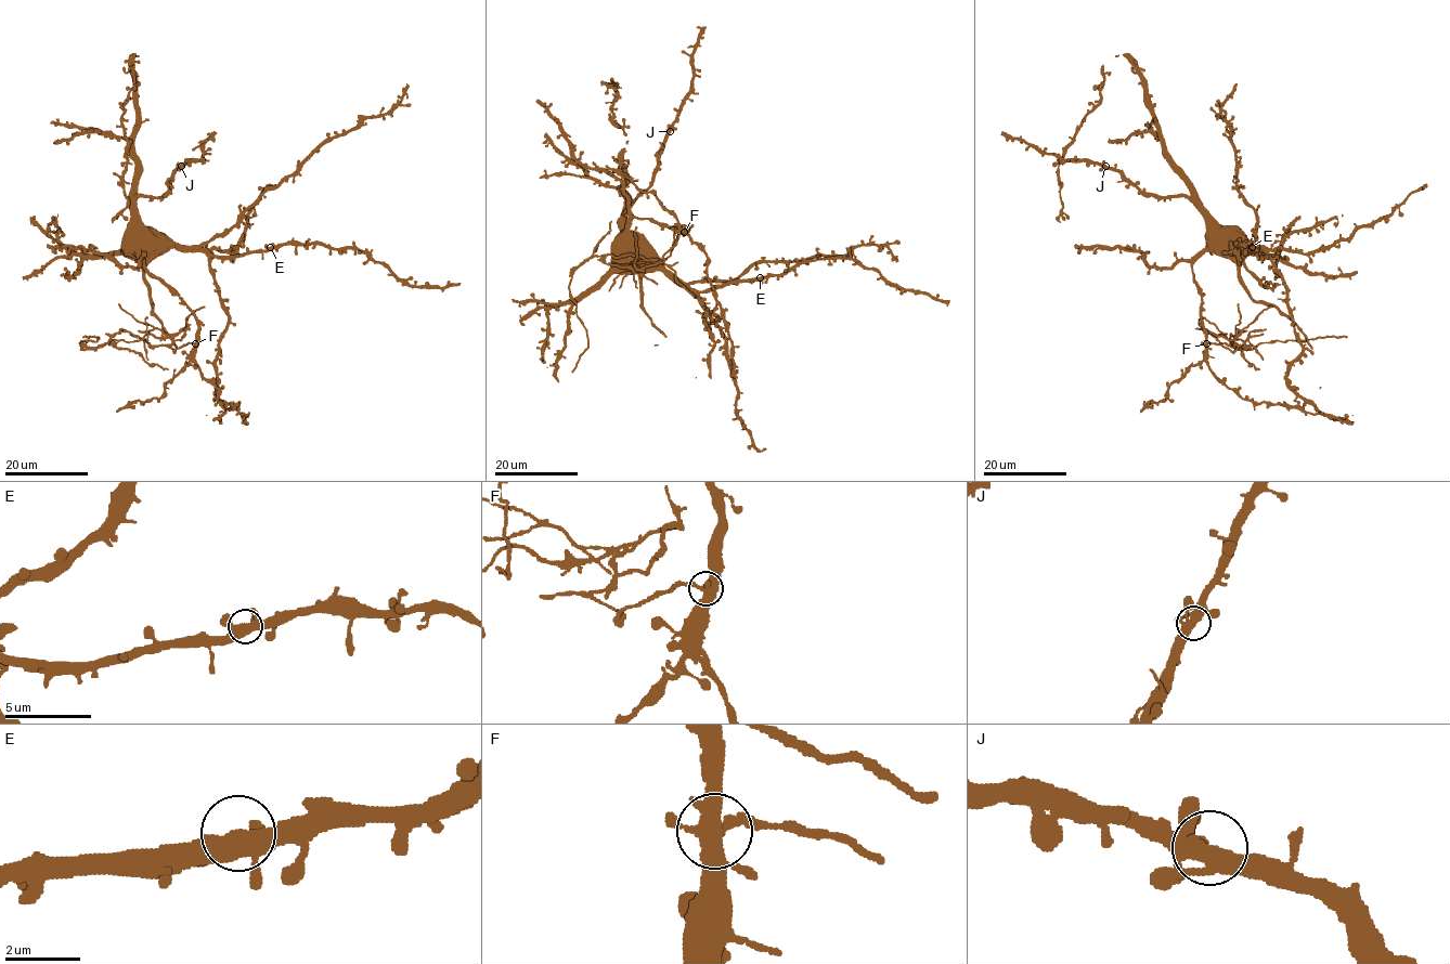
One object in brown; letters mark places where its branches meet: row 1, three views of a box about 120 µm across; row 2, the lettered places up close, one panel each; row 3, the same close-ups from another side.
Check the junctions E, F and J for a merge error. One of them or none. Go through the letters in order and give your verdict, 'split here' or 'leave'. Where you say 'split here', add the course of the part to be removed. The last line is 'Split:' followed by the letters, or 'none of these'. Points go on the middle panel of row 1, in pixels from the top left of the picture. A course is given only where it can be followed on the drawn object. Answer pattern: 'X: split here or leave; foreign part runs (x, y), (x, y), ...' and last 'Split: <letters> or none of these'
E: leave
F: split here; foreign part runs (685, 231), (661, 262), (605, 253), (574, 270), (569, 289), (587, 348), (572, 372)
J: leave
Split: F

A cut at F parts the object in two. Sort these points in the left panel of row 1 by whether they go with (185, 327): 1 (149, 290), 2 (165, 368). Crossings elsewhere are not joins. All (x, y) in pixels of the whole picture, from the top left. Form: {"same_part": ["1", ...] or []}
{"same_part": ["2"]}

